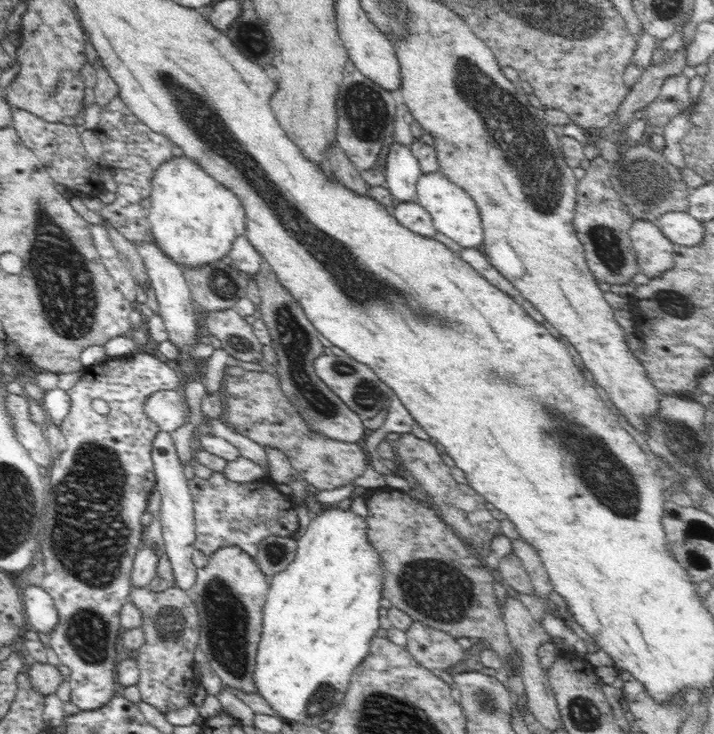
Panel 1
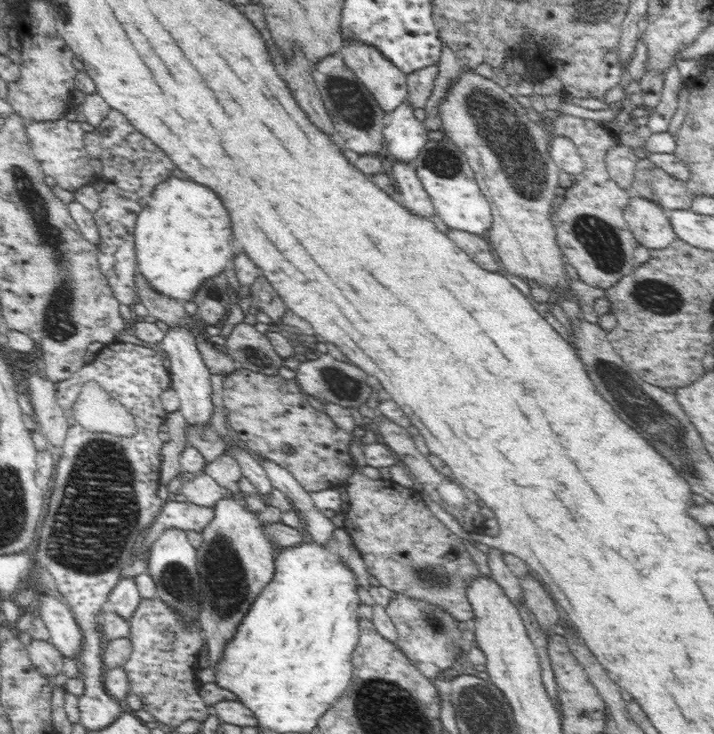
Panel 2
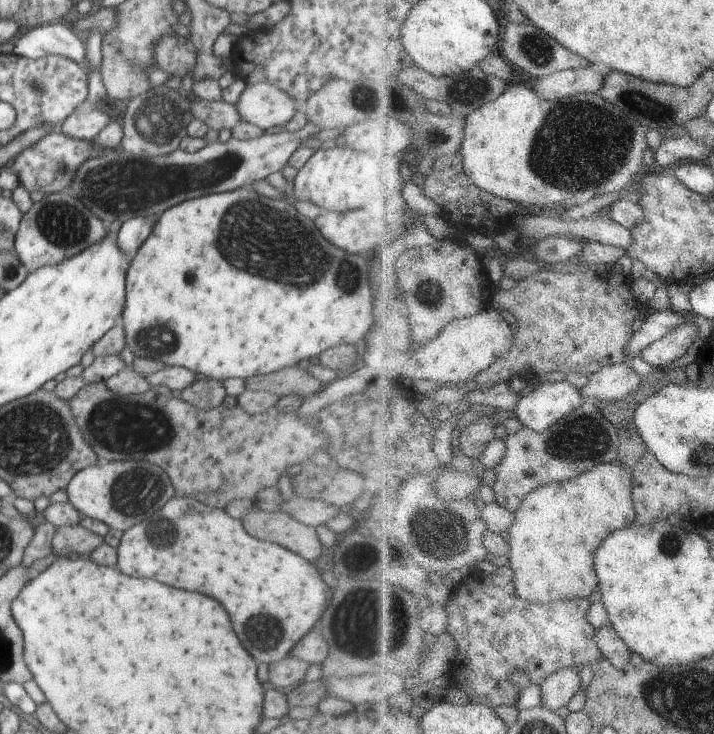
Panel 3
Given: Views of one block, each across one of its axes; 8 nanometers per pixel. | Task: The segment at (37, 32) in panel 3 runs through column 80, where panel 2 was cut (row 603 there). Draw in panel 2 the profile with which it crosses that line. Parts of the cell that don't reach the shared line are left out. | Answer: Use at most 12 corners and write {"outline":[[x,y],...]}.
{"outline":[[40,595],[39,617],[48,641],[74,659],[80,625],[59,596]]}

